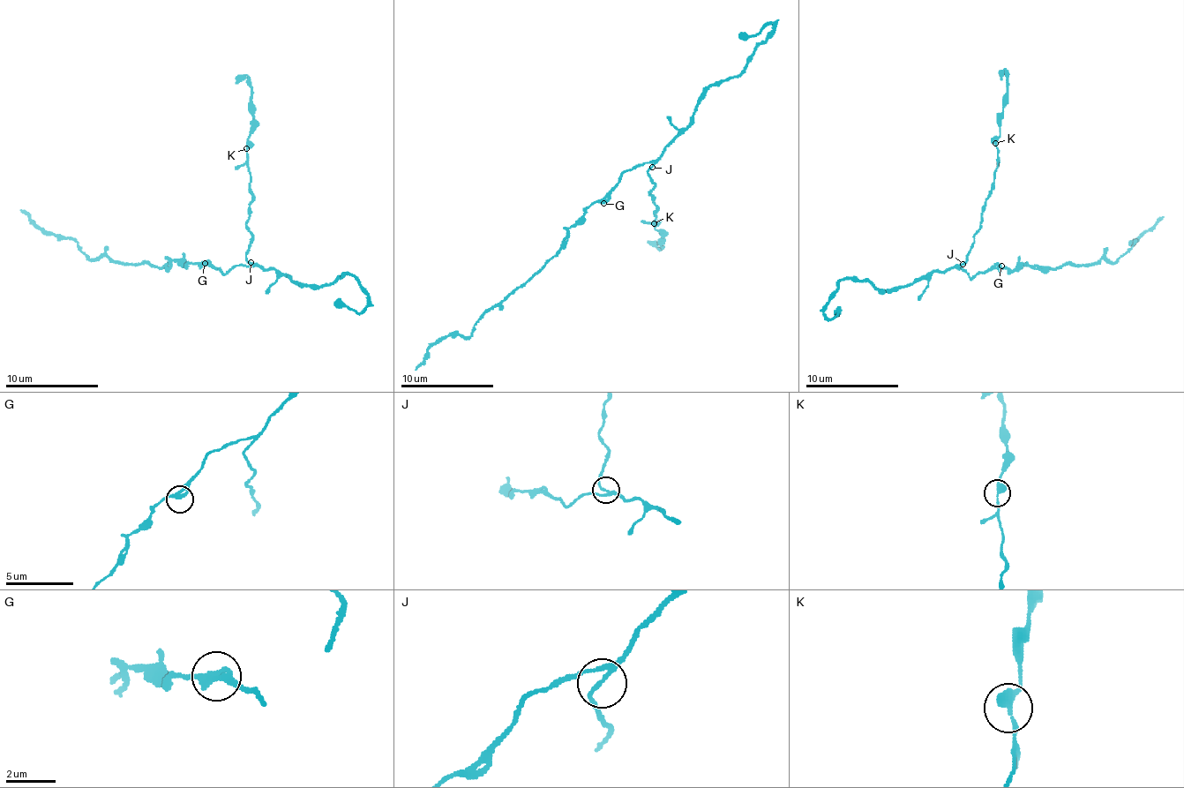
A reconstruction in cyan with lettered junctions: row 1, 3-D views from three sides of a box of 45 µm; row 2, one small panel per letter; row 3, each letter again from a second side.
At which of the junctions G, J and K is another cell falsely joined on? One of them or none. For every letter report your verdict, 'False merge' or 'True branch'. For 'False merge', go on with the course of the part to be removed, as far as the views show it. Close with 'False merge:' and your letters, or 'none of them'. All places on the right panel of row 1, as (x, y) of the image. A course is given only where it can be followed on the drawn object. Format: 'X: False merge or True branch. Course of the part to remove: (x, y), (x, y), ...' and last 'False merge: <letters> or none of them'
G: True branch
J: True branch
K: True branch
False merge: none of them

